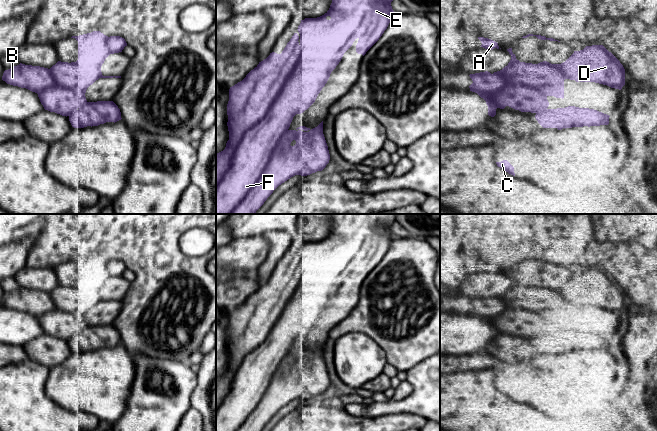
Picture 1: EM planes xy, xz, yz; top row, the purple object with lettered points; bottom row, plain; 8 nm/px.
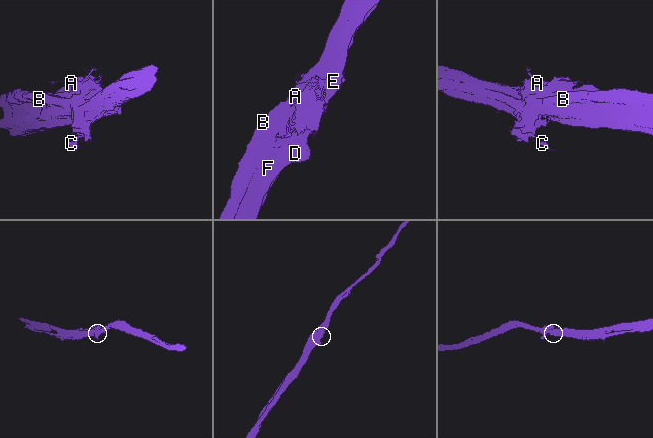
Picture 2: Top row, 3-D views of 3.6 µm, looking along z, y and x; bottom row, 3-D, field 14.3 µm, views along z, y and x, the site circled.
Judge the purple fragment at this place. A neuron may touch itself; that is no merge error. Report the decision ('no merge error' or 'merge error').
no merge error

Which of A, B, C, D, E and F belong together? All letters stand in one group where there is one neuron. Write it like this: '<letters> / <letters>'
A B C D E F

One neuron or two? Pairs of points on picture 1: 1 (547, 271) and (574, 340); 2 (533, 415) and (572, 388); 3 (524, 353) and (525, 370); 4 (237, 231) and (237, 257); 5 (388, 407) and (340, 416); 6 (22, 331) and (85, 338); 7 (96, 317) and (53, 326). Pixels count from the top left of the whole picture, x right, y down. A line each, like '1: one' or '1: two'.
1: one
2: two
3: two
4: two
5: two
6: two
7: one

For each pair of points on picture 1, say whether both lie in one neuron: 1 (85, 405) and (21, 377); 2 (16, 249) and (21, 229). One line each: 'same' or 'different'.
1: different
2: different

